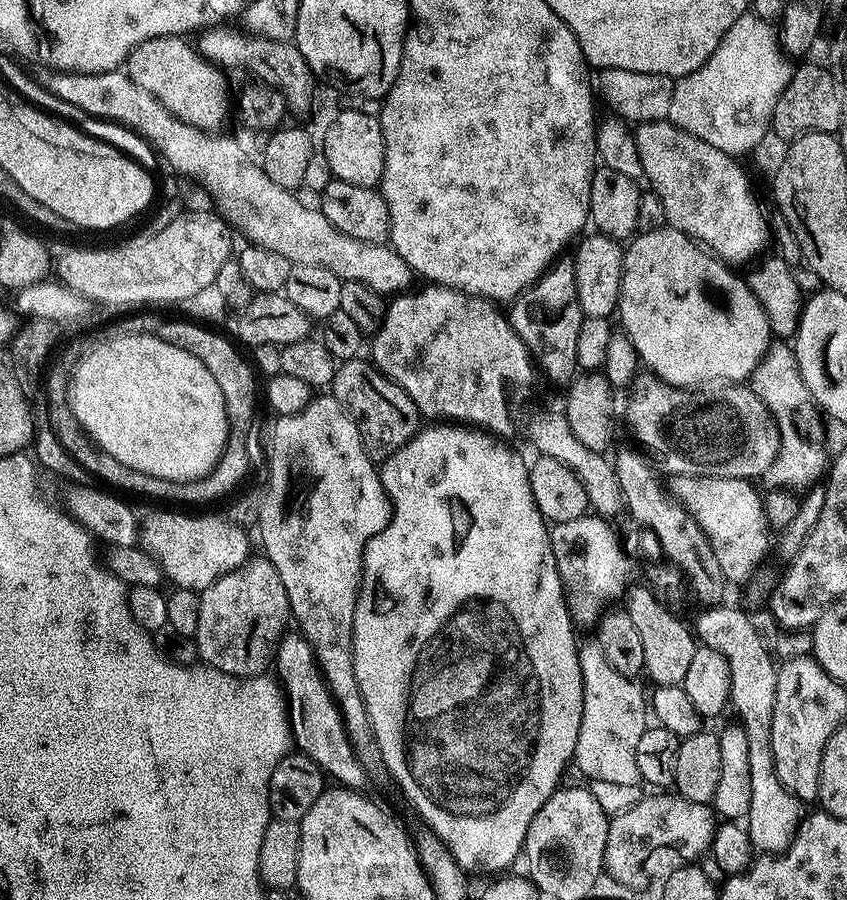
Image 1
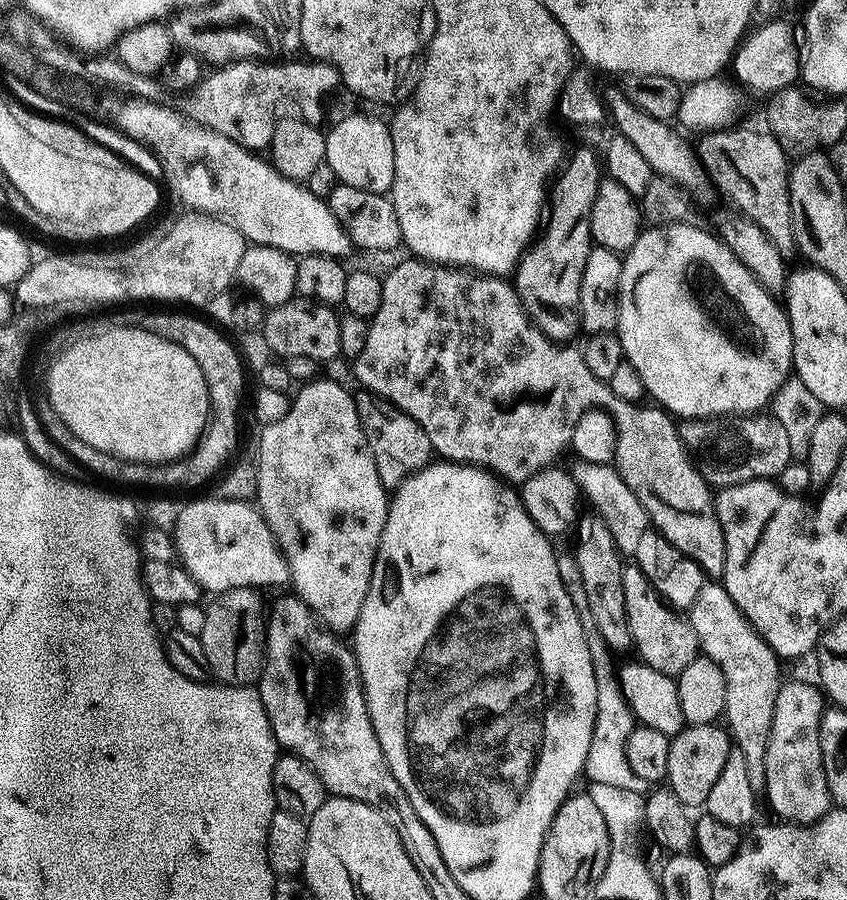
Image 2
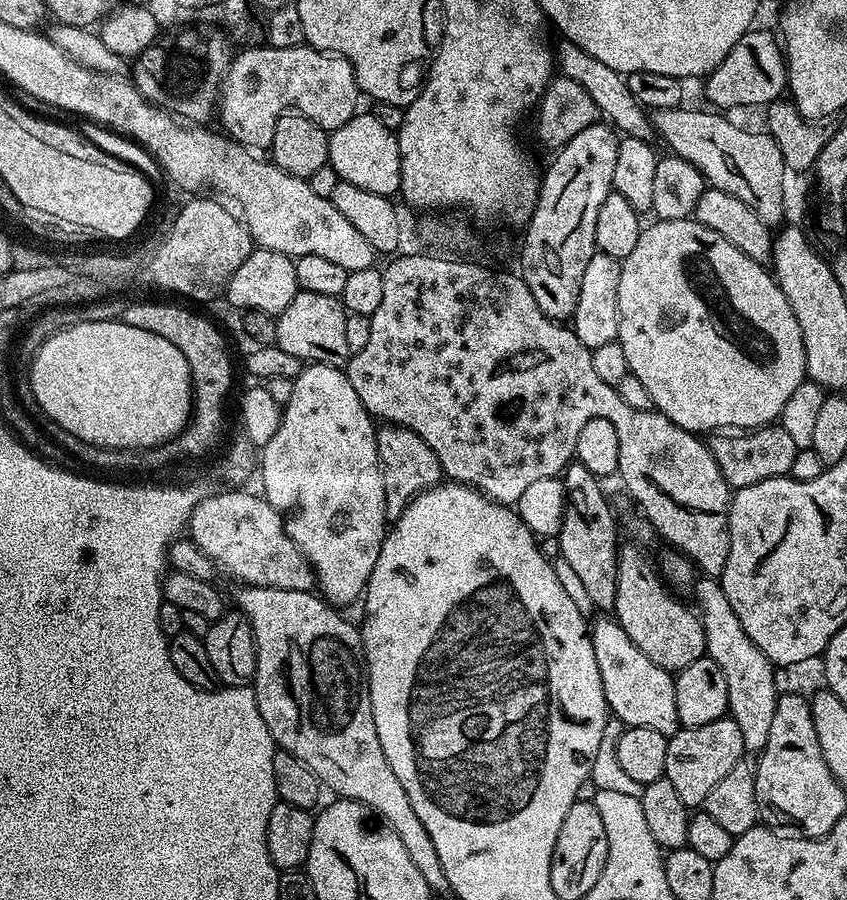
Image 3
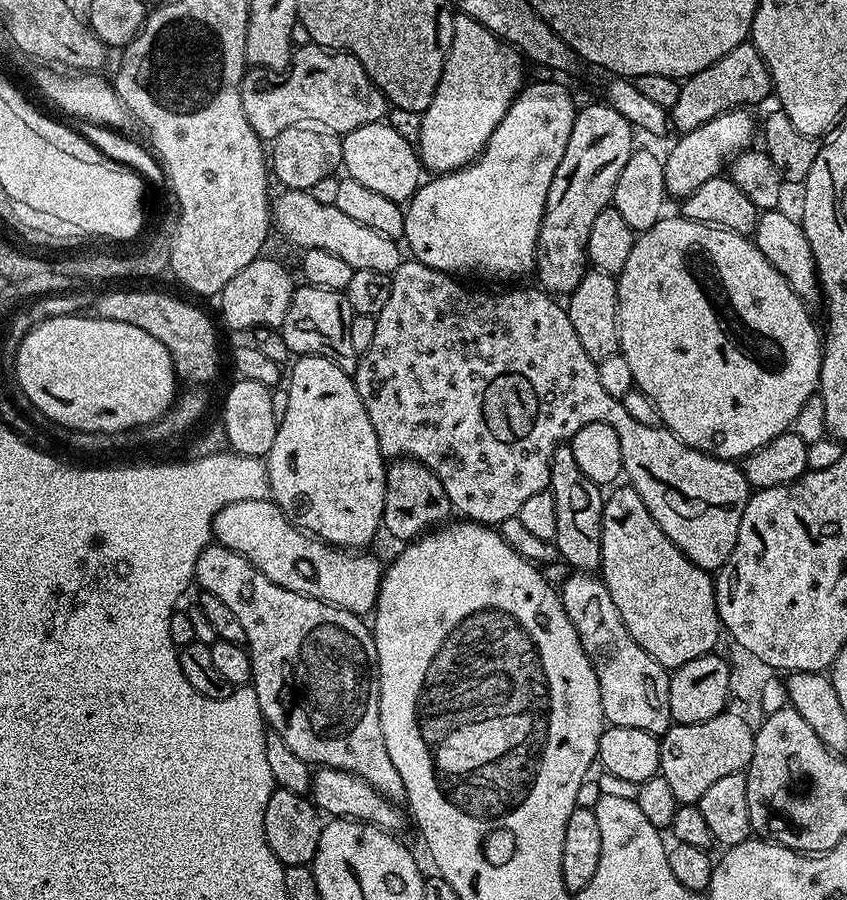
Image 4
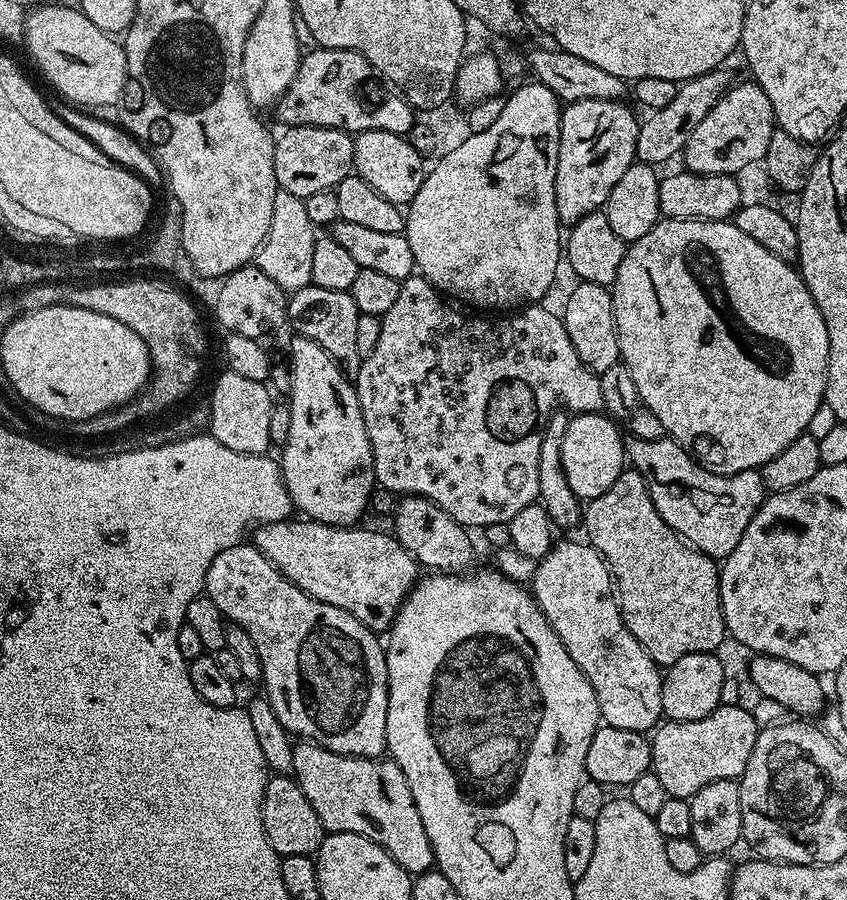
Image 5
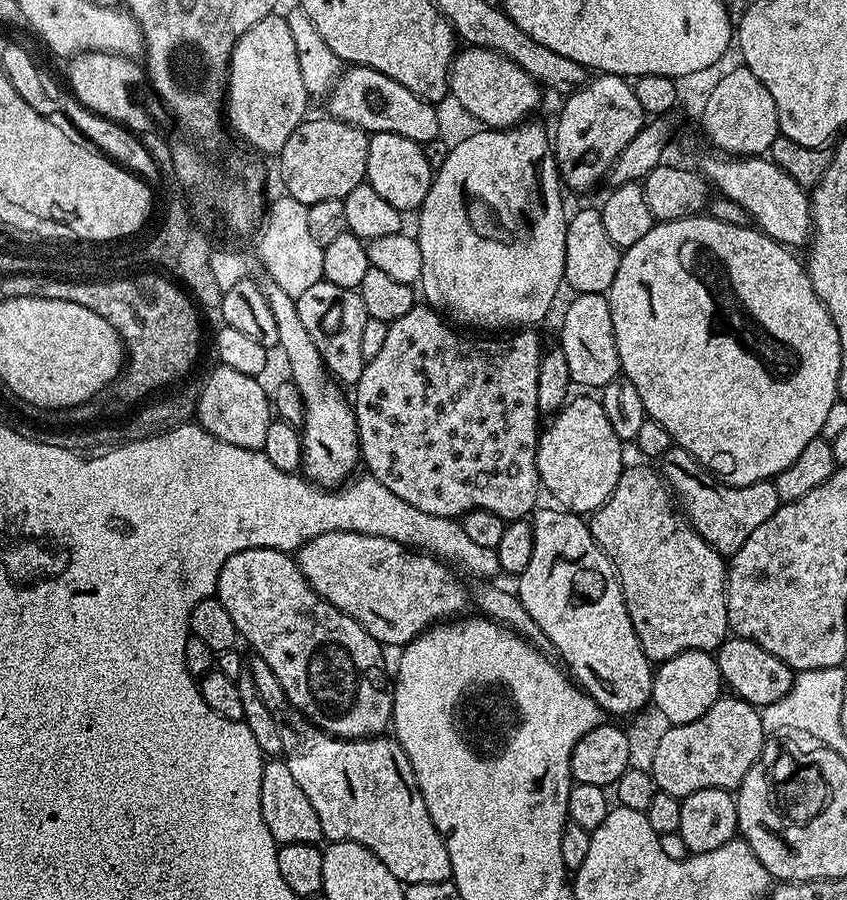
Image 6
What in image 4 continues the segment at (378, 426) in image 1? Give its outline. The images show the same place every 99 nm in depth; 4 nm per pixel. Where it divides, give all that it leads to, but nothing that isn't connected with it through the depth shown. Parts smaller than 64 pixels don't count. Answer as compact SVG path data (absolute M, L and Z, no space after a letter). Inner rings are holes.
M396 458L385 467L383 531L389 532L399 542L411 542L417 536L443 525L453 515L454 509L442 490L442 482L422 462L411 458Z

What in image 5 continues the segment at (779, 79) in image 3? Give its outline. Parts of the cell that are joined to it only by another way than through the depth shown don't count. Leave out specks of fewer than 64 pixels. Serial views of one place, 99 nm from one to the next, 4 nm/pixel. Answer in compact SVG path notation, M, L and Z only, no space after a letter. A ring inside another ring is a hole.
M723 67L715 68L712 72L707 72L701 76L696 76L692 80L683 81L677 87L674 99L667 106L662 106L662 110L657 112L649 111L648 117L640 120L640 129L636 139L636 160L642 164L661 166L667 162L671 156L679 157L684 151L684 143L690 138L694 126L706 118L706 114L726 94L734 83L731 71Z

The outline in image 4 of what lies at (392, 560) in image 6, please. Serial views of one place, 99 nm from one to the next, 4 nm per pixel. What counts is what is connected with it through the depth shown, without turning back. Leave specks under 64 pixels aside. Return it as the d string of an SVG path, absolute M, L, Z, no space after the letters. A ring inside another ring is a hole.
M271 499L230 502L212 520L215 543L249 560L270 582L303 596L313 596L347 612L368 614L375 609L382 563L368 550L333 548L299 529L287 512Z

